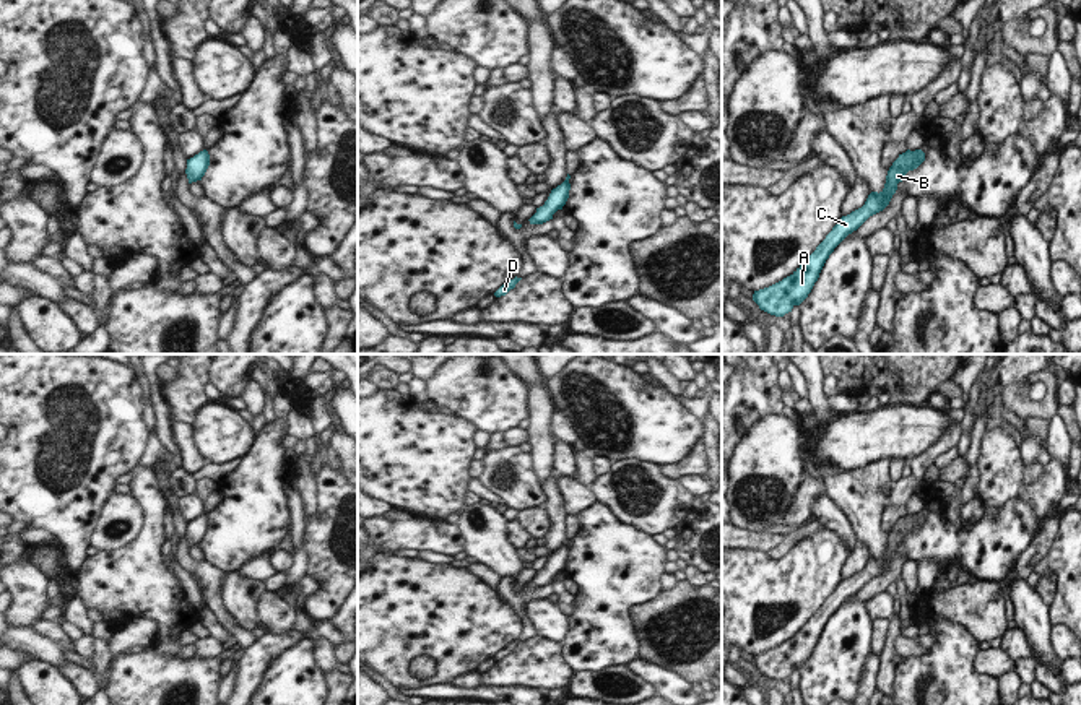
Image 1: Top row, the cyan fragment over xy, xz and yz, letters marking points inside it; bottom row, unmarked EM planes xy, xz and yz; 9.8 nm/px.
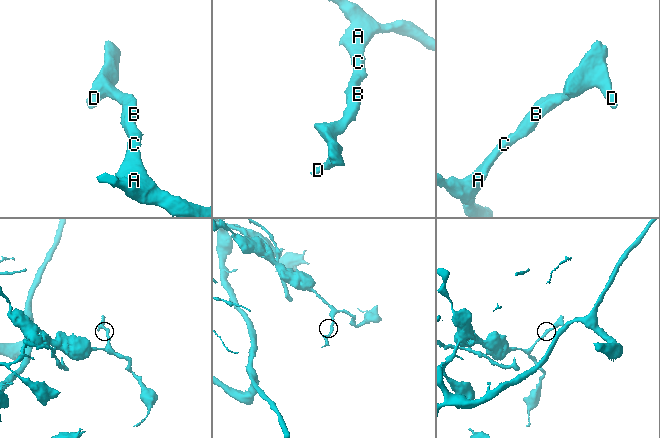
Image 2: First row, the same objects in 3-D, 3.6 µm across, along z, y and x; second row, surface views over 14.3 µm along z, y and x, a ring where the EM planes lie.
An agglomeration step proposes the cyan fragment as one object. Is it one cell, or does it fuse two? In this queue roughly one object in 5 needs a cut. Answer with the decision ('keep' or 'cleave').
keep

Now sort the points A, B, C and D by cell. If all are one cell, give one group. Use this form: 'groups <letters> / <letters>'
groups A B C D

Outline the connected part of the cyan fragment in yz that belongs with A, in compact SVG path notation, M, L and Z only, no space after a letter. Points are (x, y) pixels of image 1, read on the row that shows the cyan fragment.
M907 149L899 154L888 171L884 188L879 193L871 192L862 208L842 216L816 250L790 276L769 288L754 291L753 301L759 309L771 315L784 317L792 312L795 305L800 305L811 292L834 249L870 216L883 211L896 193L897 184L904 180L909 171L917 169L923 161L925 153L922 149Z

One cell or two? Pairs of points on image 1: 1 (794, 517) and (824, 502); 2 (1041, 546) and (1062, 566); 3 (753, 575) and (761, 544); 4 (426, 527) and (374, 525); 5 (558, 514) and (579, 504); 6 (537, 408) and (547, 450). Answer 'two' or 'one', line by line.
1: two
2: two
3: two
4: one
5: two
6: one

